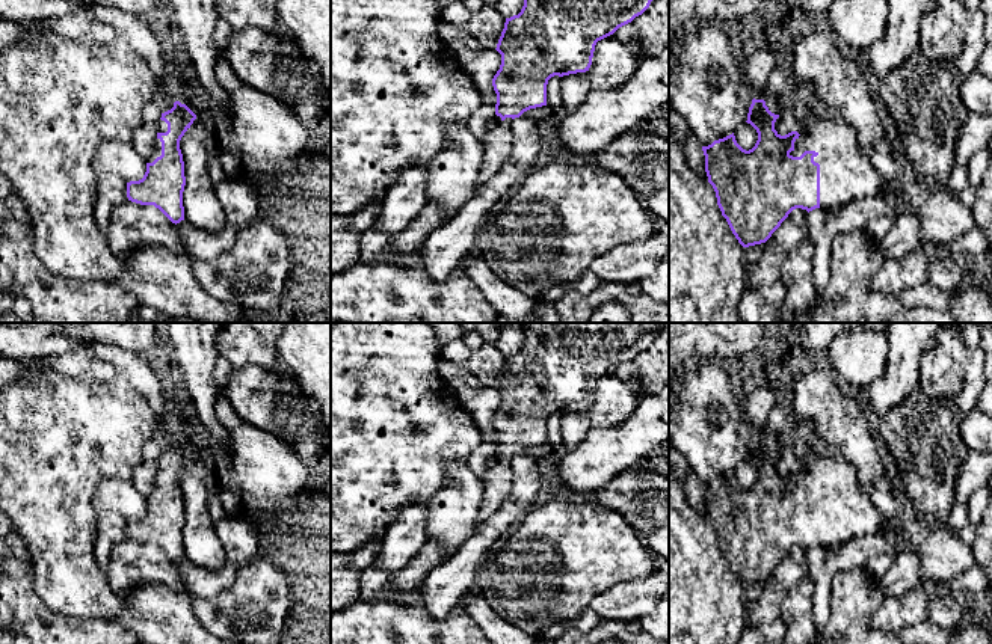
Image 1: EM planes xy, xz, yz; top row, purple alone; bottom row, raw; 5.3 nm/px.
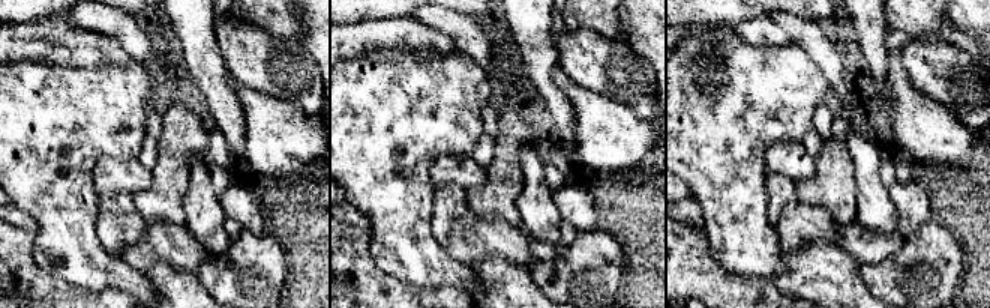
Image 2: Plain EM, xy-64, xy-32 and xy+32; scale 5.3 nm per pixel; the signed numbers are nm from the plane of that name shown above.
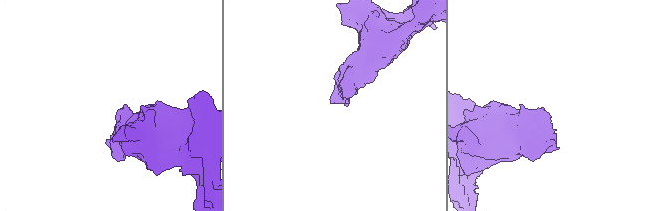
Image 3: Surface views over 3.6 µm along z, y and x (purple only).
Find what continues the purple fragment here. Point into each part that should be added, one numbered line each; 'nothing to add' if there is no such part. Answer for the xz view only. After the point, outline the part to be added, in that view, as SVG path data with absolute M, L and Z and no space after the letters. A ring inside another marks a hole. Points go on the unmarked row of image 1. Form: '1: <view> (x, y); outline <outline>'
1: xz (499, 475); outline M494 454L495 460L486 465L486 472L483 474L483 498L479 507L476 529L492 516L500 505L504 502L510 484L513 480L512 471L512 455L504 458L500 454Z

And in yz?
1: yz (846, 513); outline M833 454L820 455L808 469L793 466L800 474L794 480L793 495L815 489L820 502L820 546L836 547L850 540L882 531L889 520L864 493L858 471Z

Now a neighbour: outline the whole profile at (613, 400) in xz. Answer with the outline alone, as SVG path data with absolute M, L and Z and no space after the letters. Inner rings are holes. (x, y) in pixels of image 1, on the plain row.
M613 373L595 383L592 403L586 410L562 415L560 451L571 451L583 442L592 427L615 427L630 418L643 392Z

